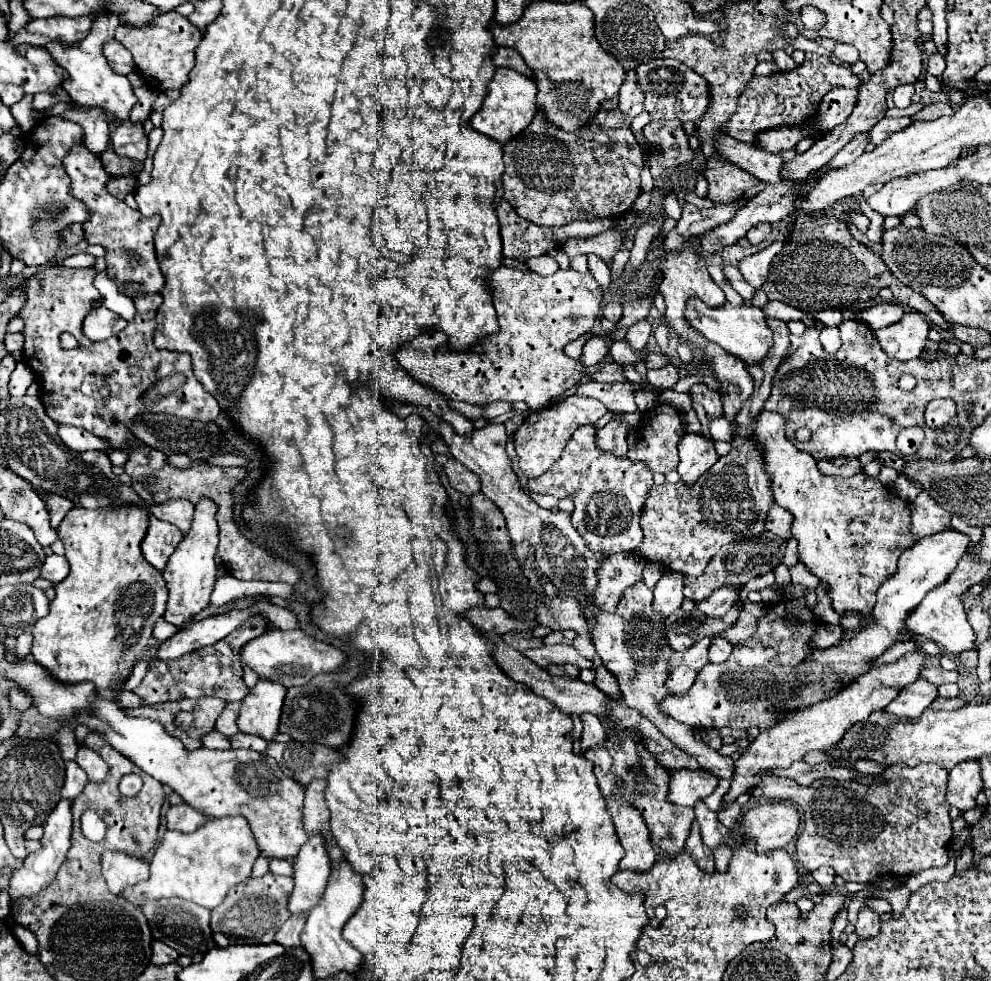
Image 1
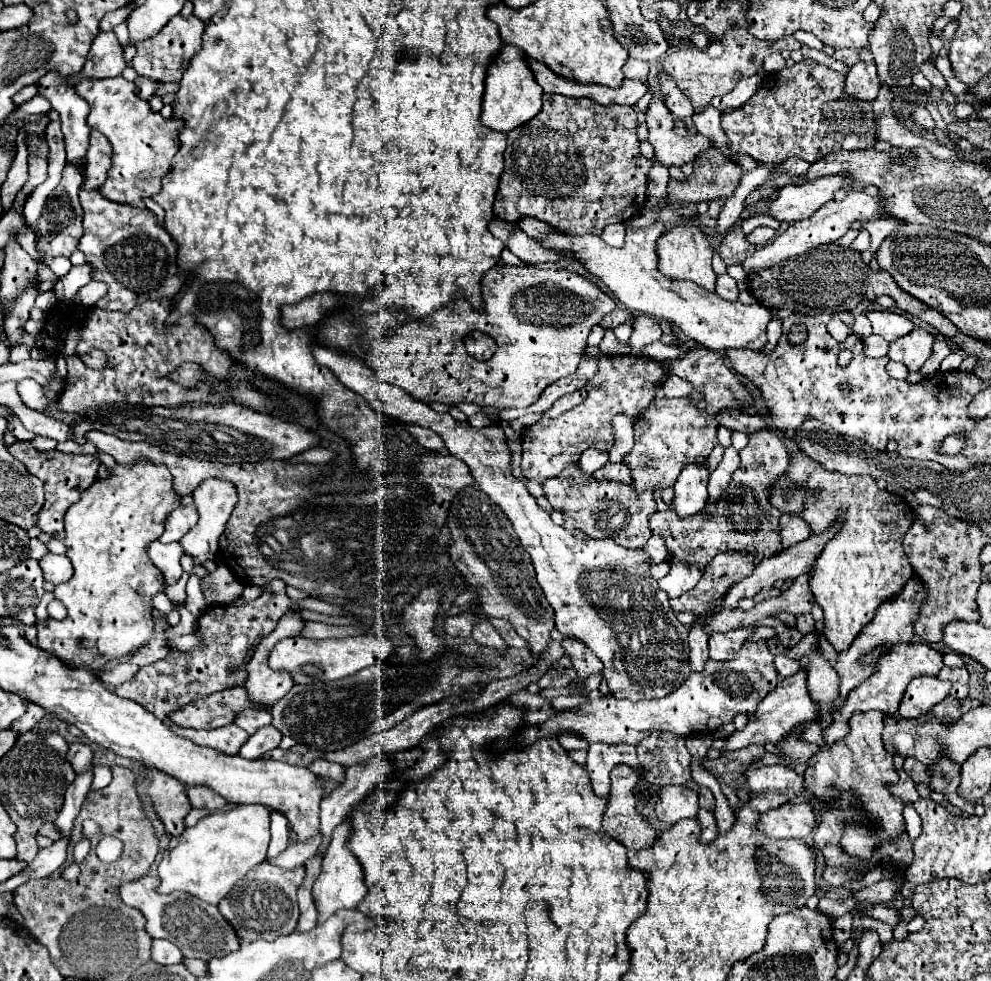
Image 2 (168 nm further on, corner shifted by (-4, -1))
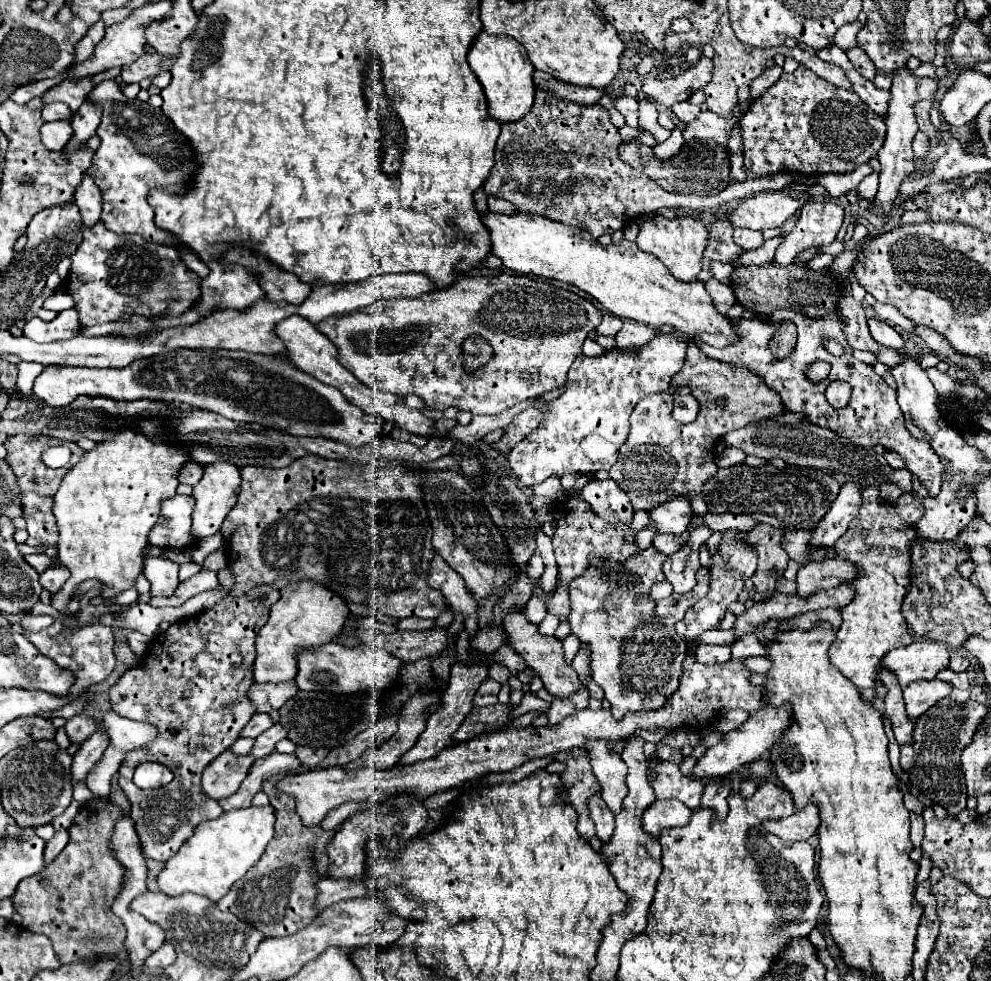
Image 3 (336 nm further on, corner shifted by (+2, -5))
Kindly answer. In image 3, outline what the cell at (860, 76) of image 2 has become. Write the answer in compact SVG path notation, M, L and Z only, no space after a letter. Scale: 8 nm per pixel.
M854 46L850 50L846 50L850 62L854 64L854 68L868 80L872 80L876 76L876 68L874 68L874 62L868 58L868 54L860 48L860 46Z

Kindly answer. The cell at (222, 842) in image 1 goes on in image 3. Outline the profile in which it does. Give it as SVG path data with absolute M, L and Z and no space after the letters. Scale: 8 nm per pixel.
M270 804L224 812L222 816L206 820L194 828L194 834L180 846L176 856L166 862L166 868L158 876L158 886L168 896L194 892L218 902L228 894L230 886L258 862L272 838L274 808Z

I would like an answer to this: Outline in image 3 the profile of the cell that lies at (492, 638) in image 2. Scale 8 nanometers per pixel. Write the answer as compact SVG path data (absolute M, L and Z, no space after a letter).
M436 554L430 562L428 572L428 586L436 588L444 594L444 598L452 604L452 610L466 616L466 632L474 634L478 630L478 614L476 614L476 600L468 594L464 580Z

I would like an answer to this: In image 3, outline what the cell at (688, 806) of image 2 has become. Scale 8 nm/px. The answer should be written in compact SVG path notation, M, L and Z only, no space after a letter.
M656 800L642 816L644 832L658 838L660 830L672 826L686 826L692 810L676 800Z

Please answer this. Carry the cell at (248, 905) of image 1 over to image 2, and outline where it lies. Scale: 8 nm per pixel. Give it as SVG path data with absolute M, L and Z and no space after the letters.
M268 862L258 864L252 868L242 880L232 886L230 894L218 904L220 914L234 926L234 932L238 934L240 942L250 940L274 940L282 934L290 934L296 928L298 922L298 902L296 902L296 890L304 878L304 868L296 870L282 870L278 866L272 866Z

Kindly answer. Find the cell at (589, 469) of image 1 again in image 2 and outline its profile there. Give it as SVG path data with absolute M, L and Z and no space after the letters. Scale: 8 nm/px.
M578 462L566 466L562 474L548 478L542 488L548 502L564 512L564 528L568 530L580 528L588 538L612 538L624 548L642 548L652 536L648 526L648 516L656 510L652 490L644 490L642 494L638 494L632 484L596 480L592 474L582 472Z

